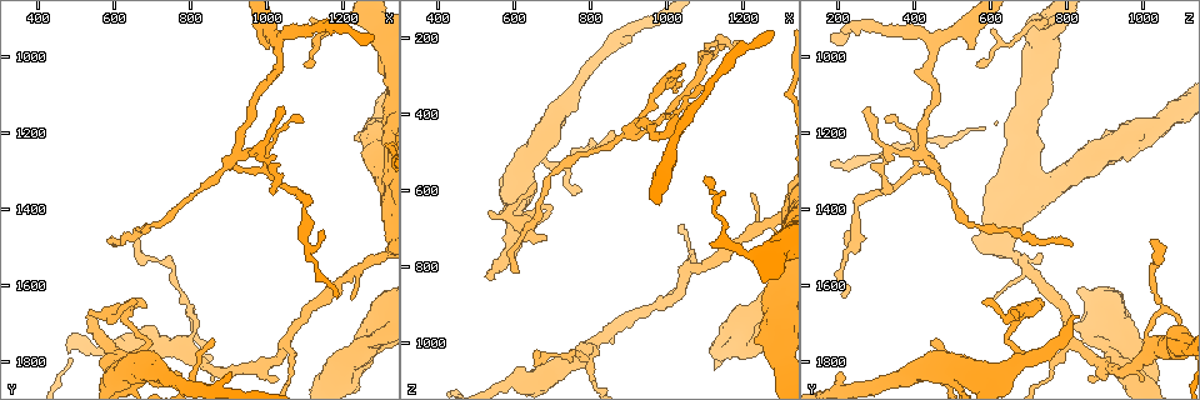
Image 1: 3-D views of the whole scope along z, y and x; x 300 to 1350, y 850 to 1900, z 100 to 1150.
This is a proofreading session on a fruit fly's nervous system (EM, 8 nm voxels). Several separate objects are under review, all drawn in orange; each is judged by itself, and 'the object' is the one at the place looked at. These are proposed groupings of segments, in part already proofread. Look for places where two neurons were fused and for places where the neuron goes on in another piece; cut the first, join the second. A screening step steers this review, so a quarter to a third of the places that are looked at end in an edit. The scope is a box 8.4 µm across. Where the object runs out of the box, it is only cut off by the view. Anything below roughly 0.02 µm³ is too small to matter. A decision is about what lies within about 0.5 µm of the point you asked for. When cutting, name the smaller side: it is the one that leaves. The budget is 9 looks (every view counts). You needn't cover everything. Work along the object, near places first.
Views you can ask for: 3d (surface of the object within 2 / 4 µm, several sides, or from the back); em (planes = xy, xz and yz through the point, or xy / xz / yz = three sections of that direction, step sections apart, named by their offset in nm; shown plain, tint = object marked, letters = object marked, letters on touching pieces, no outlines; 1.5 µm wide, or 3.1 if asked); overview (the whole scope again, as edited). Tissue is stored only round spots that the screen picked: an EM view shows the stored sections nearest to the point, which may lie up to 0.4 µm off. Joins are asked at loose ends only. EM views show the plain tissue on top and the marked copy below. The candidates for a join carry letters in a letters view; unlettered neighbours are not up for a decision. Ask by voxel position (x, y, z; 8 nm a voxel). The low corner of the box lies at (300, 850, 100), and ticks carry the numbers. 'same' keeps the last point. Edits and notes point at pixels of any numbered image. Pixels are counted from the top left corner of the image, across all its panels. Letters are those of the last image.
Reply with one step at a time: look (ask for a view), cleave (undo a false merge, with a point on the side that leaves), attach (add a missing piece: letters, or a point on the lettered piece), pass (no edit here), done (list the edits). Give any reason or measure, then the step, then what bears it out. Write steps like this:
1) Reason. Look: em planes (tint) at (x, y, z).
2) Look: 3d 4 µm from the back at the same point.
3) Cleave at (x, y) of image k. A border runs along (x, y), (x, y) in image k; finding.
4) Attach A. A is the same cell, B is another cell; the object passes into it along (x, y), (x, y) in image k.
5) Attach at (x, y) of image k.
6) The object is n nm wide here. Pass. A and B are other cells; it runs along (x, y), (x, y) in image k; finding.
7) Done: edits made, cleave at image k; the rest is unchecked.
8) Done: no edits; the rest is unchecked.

An open end. Look: 3d 2 µm at (540, 1675, 840).

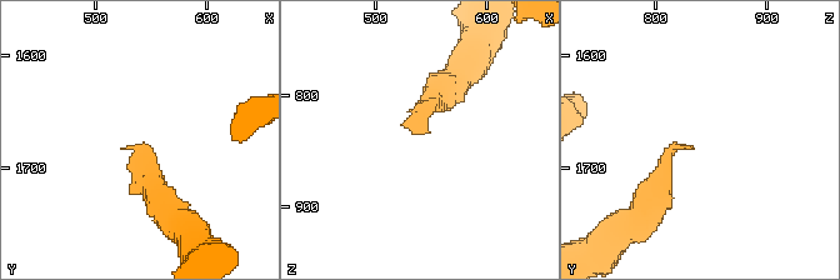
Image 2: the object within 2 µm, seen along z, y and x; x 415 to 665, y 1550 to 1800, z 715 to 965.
Now the EM. Look: em planes (letters) at (538, 1682, 834).

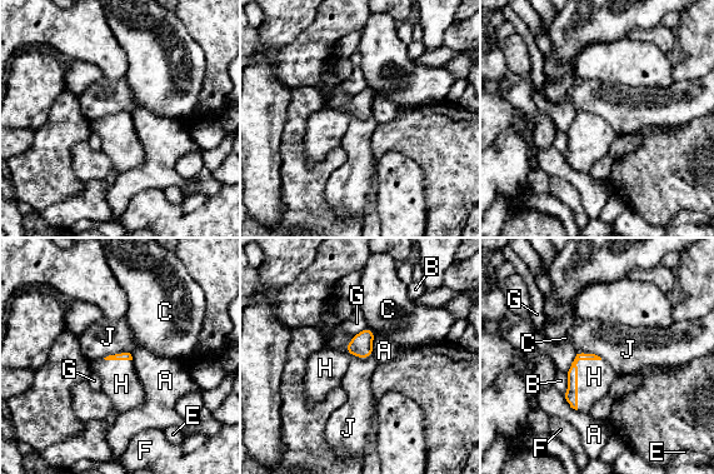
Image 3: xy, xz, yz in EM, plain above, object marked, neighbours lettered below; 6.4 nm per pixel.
Attach H. H is the same cell, A, B, C, E, F, G and J are other cells; it goes on there.

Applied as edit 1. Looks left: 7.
Look: overview.

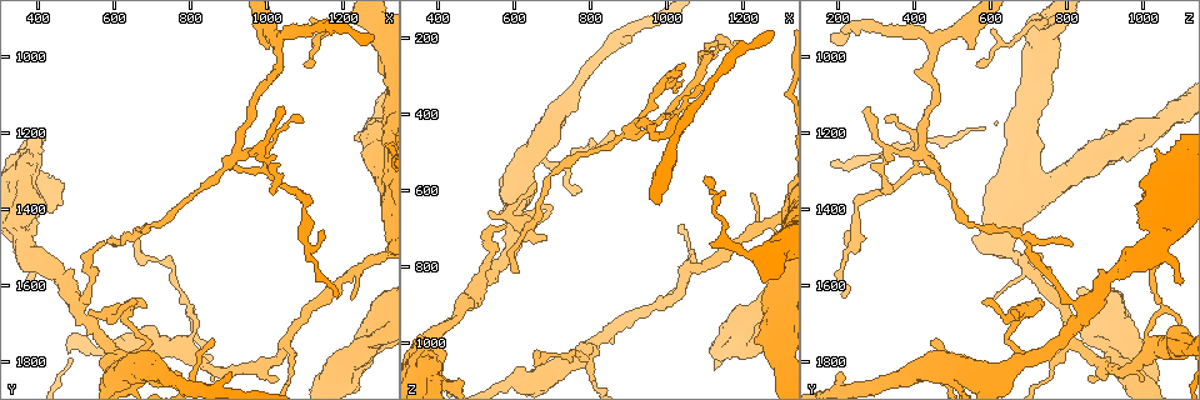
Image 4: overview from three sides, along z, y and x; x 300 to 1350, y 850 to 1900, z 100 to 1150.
Sudden change in width. Look: em planes (letters) at (1170, 1835, 965).

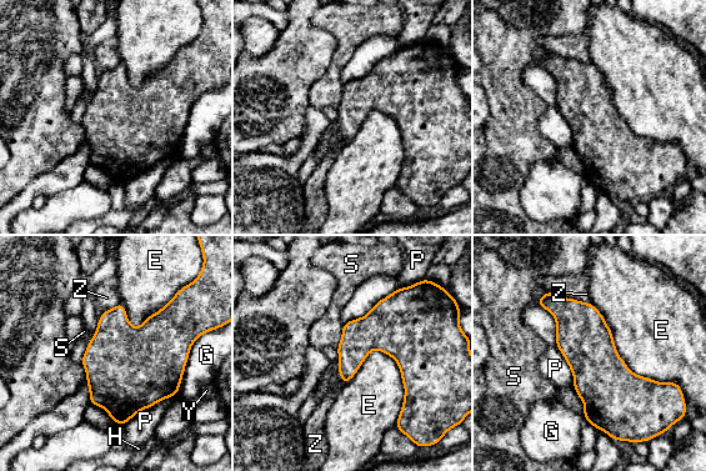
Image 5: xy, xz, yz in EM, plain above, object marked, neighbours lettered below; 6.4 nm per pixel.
The object is 360 nm wide here; the longest contact is with E, 500 nm. Pass. E, G, H, P, S, Y and Z are other cells; continuous, no second neuron.

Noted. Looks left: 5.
An open end. Look: 3d 2 µm at (1220, 1630, 605).

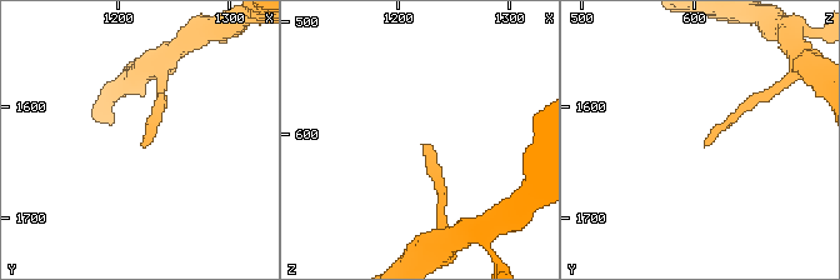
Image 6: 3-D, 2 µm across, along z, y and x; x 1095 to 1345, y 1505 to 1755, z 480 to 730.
Need the tissue. Look: em planes (letters) at (1226, 1632, 606).

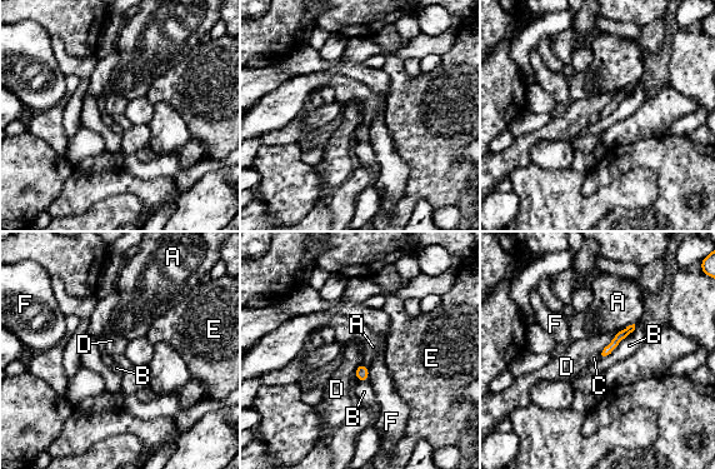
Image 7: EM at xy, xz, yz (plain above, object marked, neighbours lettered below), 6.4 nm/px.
The longest contact is with B, 280 nm. Pass. A, B, C, D, E and F are other cells; none of them fits.

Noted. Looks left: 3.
Three-way junction. Look: 3d 2 µm at (1020, 955, 460).

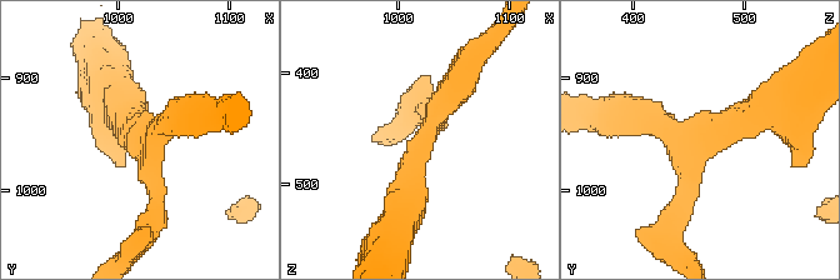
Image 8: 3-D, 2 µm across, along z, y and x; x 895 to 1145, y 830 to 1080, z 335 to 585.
3 arms meet here; the arms are 180, 220, 320 nm wide. Look: em planes (tint) at (1024, 954, 456).

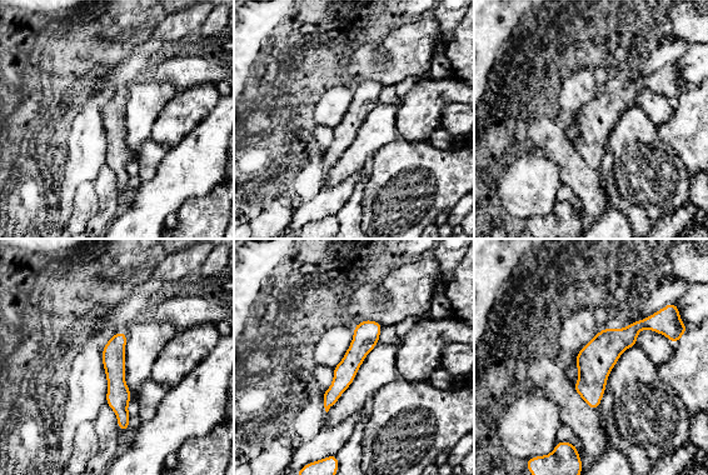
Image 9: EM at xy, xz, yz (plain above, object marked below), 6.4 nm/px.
See the neighbours. Look: em planes (letters) at the same point.

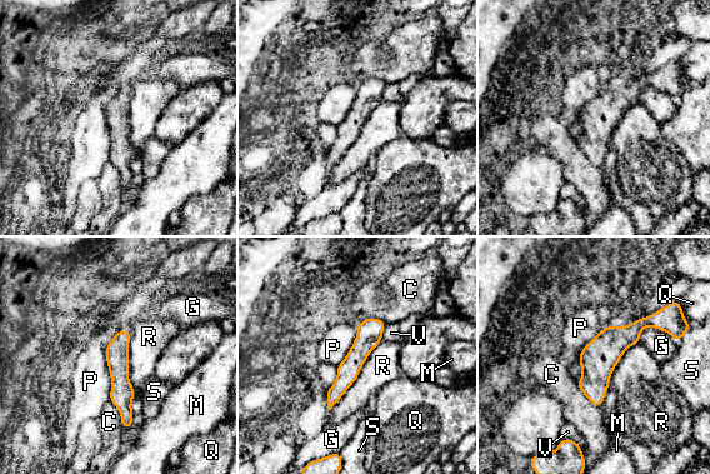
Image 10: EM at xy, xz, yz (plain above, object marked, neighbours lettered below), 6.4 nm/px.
The longest contact is with R, 550 nm. Pass. C, G, M, P, Q, R, S and V are other cells; a border runs along (381, 339), (330, 410) in image 10; all the same neuron.

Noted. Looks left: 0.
Done: edits made, attach at image 3; the rest is unchecked.

